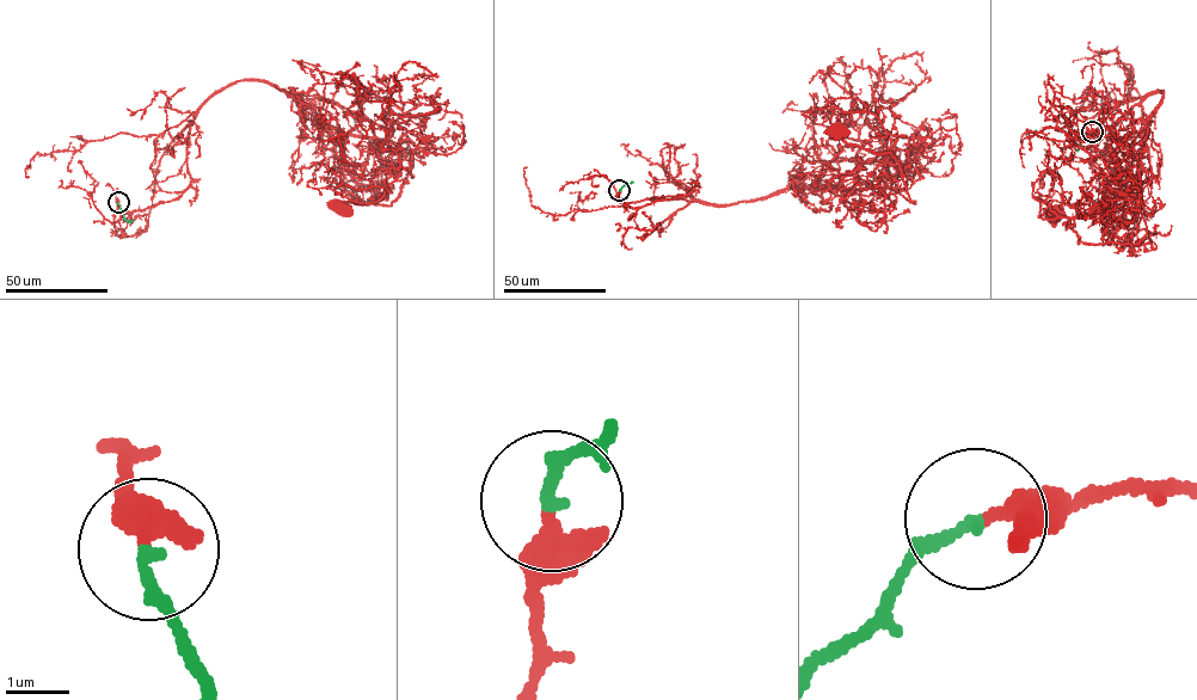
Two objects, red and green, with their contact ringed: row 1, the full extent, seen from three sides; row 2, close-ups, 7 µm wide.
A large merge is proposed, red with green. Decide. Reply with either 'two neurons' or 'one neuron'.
one neuron

